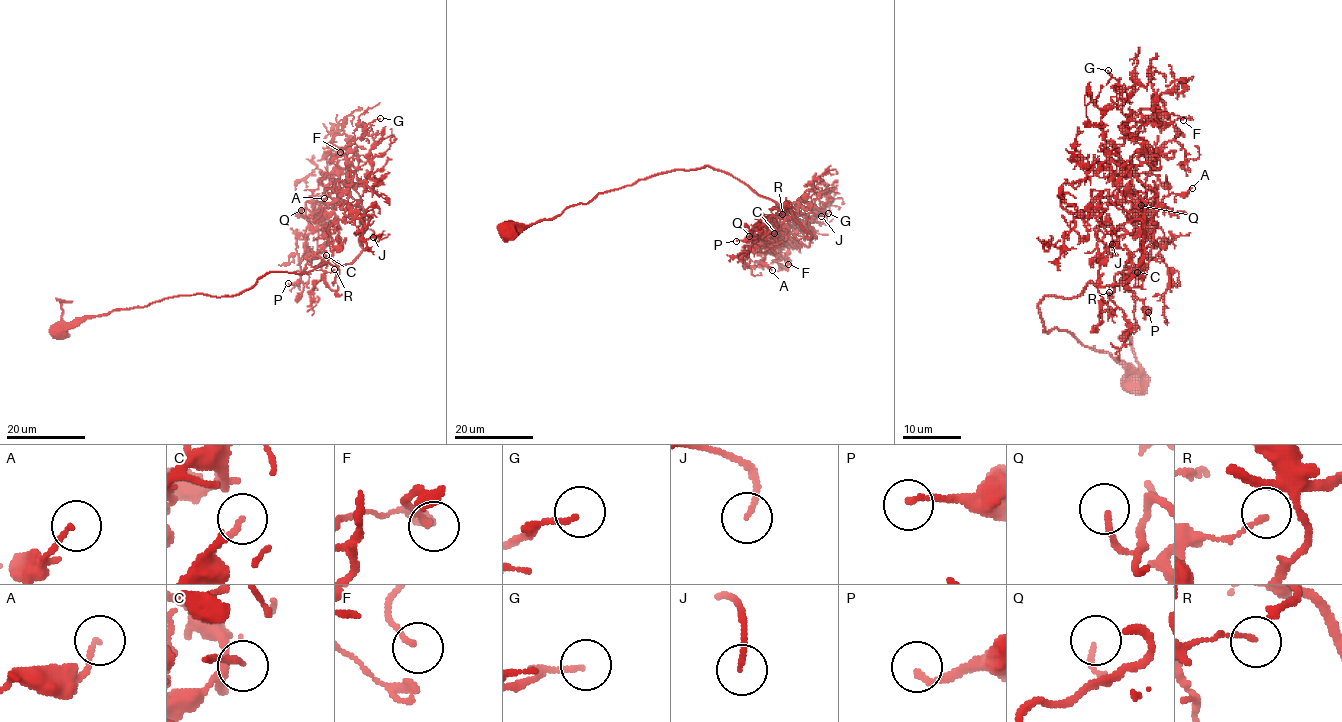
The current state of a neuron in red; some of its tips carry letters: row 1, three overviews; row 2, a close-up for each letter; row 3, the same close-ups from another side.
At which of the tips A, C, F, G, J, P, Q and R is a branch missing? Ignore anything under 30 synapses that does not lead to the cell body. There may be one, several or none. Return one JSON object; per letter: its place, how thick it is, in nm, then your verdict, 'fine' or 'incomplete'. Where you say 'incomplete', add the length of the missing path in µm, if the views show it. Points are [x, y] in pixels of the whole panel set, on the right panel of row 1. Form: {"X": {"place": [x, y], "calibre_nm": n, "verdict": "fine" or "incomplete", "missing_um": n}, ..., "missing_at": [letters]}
{"A": {"place": [1192, 188], "calibre_nm": 130, "verdict": "fine"}, "C": {"place": [1137, 272], "calibre_nm": 120, "verdict": "fine"}, "F": {"place": [1183, 120], "calibre_nm": 100, "verdict": "fine"}, "G": {"place": [1108, 70], "calibre_nm": 140, "verdict": "fine"}, "J": {"place": [1112, 244], "calibre_nm": 140, "verdict": "incomplete", "missing_um": 35}, "P": {"place": [1148, 312], "calibre_nm": 160, "verdict": "fine"}, "Q": {"place": [1141, 205], "calibre_nm": 150, "verdict": "fine"}, "R": {"place": [1109, 292], "calibre_nm": 120, "verdict": "fine"}, "missing_at": ["J"]}

